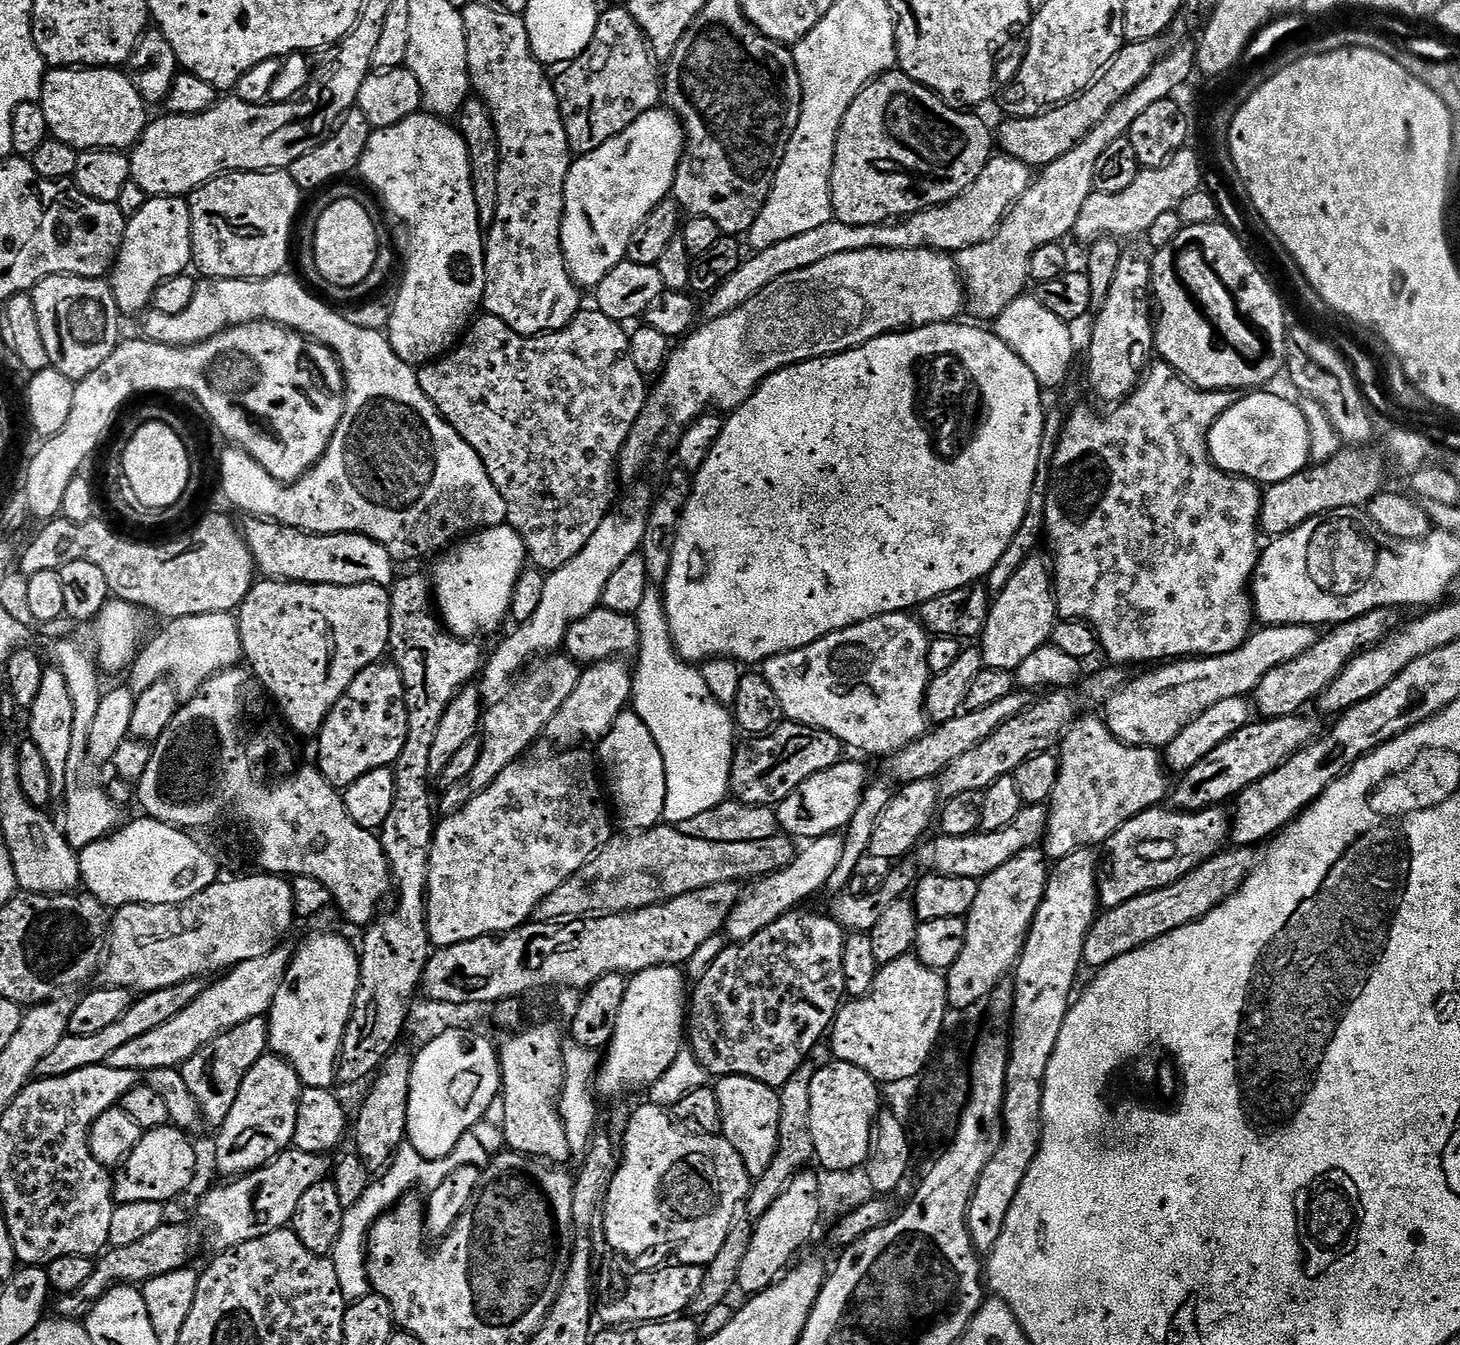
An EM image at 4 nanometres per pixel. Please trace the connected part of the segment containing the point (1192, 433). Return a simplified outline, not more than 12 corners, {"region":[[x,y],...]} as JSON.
{"region":[[1153,363],[1067,413],[1044,507],[1060,620],[1116,666],[1254,631],[1261,485],[1236,403]]}

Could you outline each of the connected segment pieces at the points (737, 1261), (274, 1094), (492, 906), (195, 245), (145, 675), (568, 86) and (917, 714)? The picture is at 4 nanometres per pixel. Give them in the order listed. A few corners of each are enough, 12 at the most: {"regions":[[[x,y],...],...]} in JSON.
{"regions":[[[804,1063],[778,1090],[778,1150],[751,1181],[743,1218],[704,1268],[697,1317],[731,1292],[753,1222],[813,1163],[810,1082]],[[265,1054],[242,1078],[216,1160],[224,1178],[293,1147],[302,1085]],[[597,761],[506,766],[435,825],[436,948],[521,928],[607,846]],[[226,172],[187,197],[192,264],[264,280],[288,264],[300,187]],[[233,613],[169,621],[128,669],[186,702],[243,657]],[[627,7],[554,80],[573,153],[661,103],[662,72]],[[891,612],[772,656],[791,723],[887,758],[929,731],[928,631]]]}

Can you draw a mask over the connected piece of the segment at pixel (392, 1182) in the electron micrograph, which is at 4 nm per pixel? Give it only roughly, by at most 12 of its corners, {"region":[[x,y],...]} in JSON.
{"region":[[473,1130],[441,1160],[401,1144],[392,1163],[344,1210],[330,1253],[345,1301],[369,1295],[368,1231],[416,1190],[462,1166],[488,1148]]}

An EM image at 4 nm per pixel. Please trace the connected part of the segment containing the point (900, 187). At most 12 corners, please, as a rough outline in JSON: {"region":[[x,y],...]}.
{"region":[[905,72],[836,132],[832,210],[850,226],[948,204],[994,132]]}

